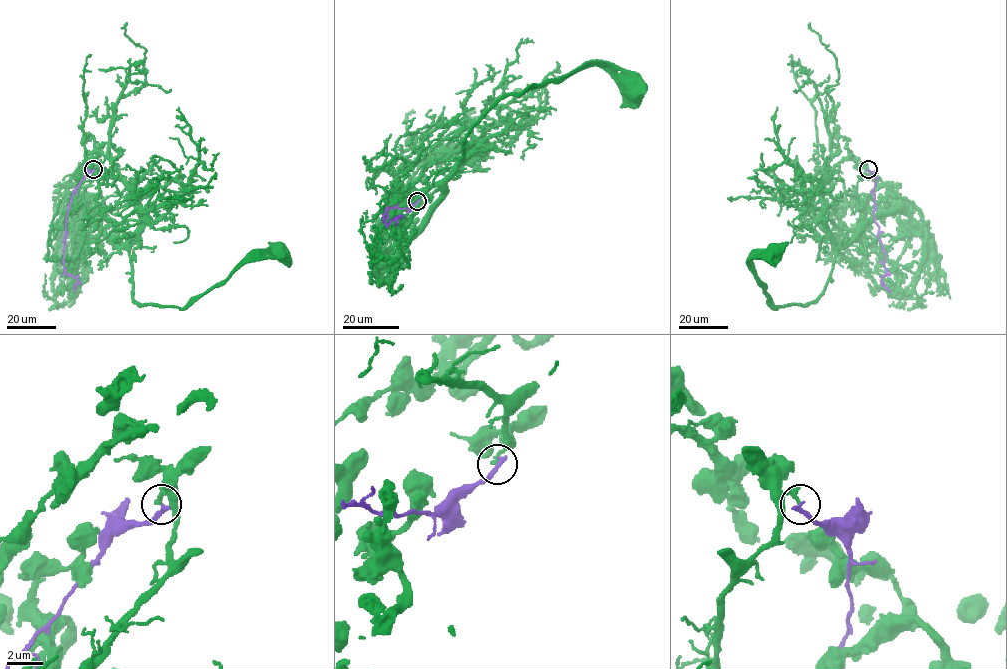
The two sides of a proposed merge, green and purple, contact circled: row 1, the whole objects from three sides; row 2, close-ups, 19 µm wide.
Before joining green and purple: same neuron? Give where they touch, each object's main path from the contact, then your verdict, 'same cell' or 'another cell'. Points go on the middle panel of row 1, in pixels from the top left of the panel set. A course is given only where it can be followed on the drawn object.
place (417, 201); course green (418, 200), (406, 188), (410, 199), (440, 183), (462, 160), (471, 127), (508, 95), (594, 65), (631, 91); course purple (418, 200), (408, 208), (387, 208), (382, 219), (387, 225), (399, 215), (395, 225); another cell

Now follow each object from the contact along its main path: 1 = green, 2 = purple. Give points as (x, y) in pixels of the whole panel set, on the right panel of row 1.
1: (868, 170), (857, 193), (866, 216), (837, 251), (817, 298), (770, 301), (751, 253), (773, 252)
2: (868, 170), (874, 176), (873, 215), (885, 252), (884, 268), (889, 274), (881, 280), (889, 292)

